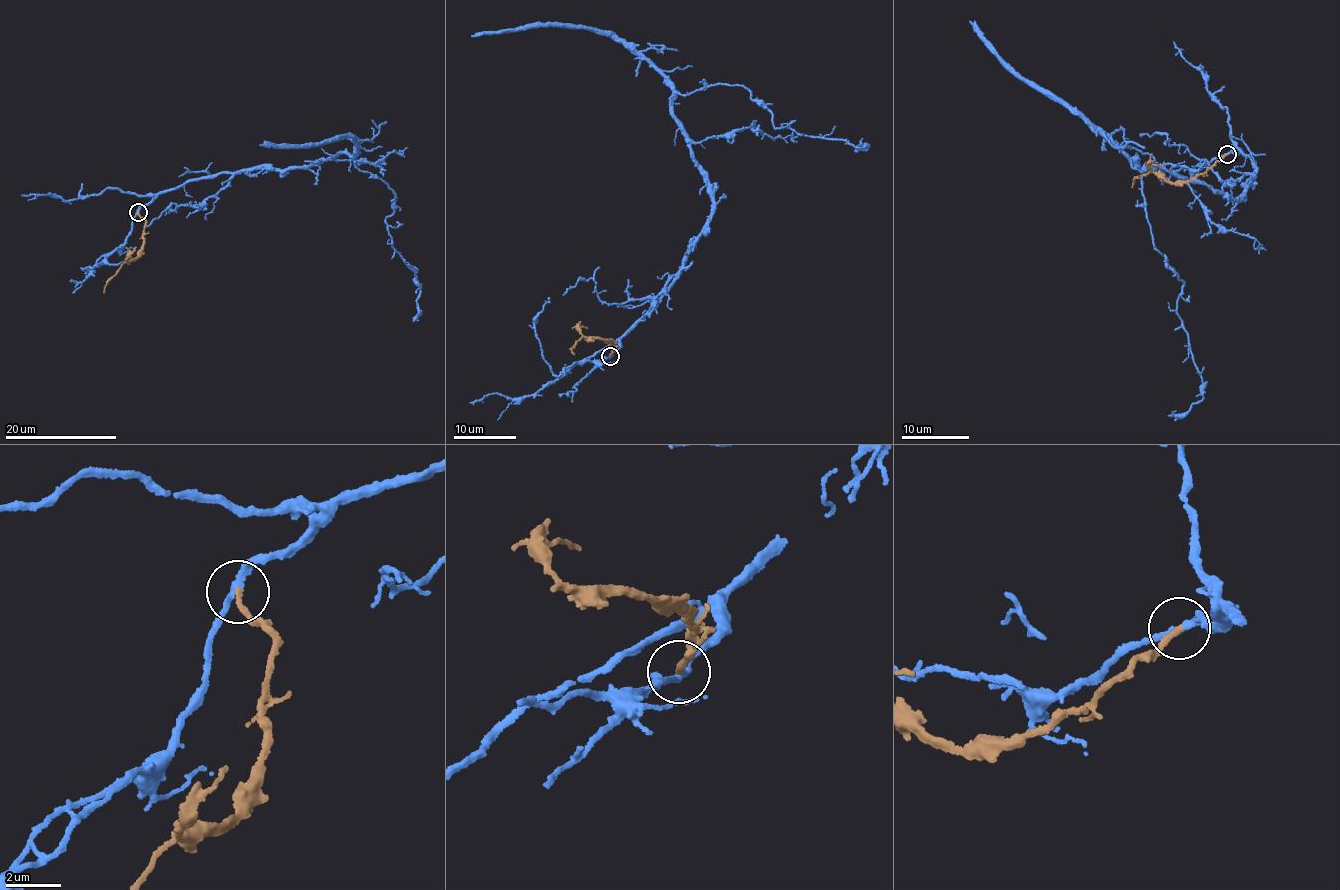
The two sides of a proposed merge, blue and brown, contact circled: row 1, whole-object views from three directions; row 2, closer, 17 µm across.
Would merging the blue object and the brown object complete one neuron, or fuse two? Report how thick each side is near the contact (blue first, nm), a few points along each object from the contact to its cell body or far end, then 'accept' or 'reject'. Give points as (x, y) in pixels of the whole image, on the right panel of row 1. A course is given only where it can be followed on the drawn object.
calibres 240 and 200 nm; course blue (1227, 154), (1257, 163), (1239, 197), (1156, 165), (1142, 175), (1202, 379), (1202, 398), (1176, 411); course brown (1227, 154), (1190, 180), (1167, 181), (1151, 170), (1138, 176), (1131, 186); accept

